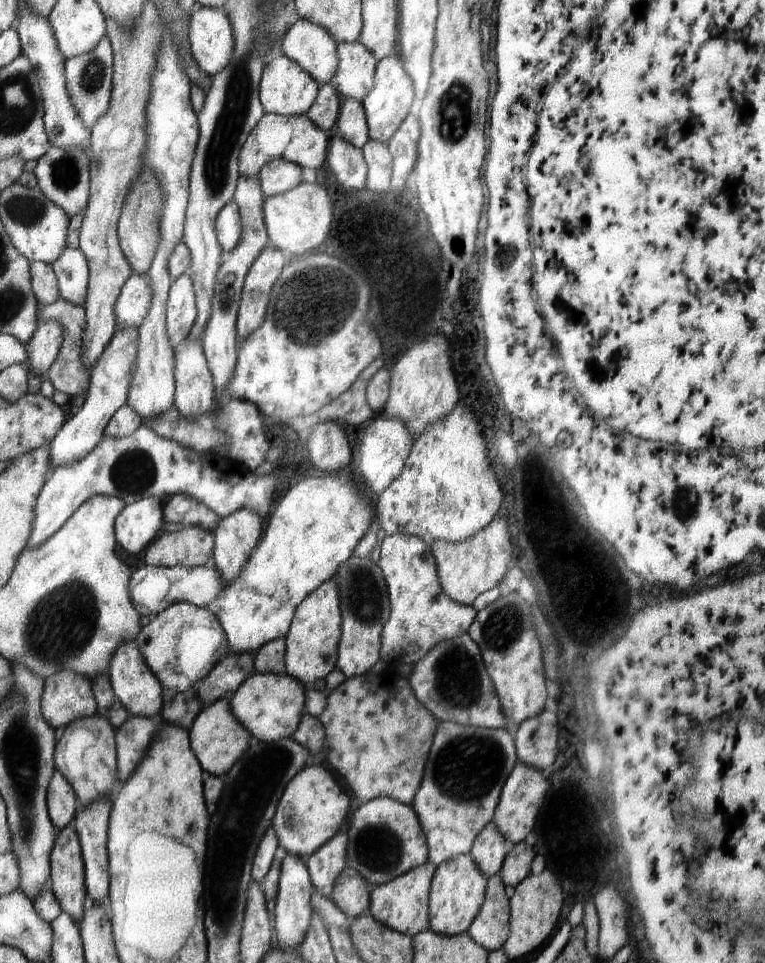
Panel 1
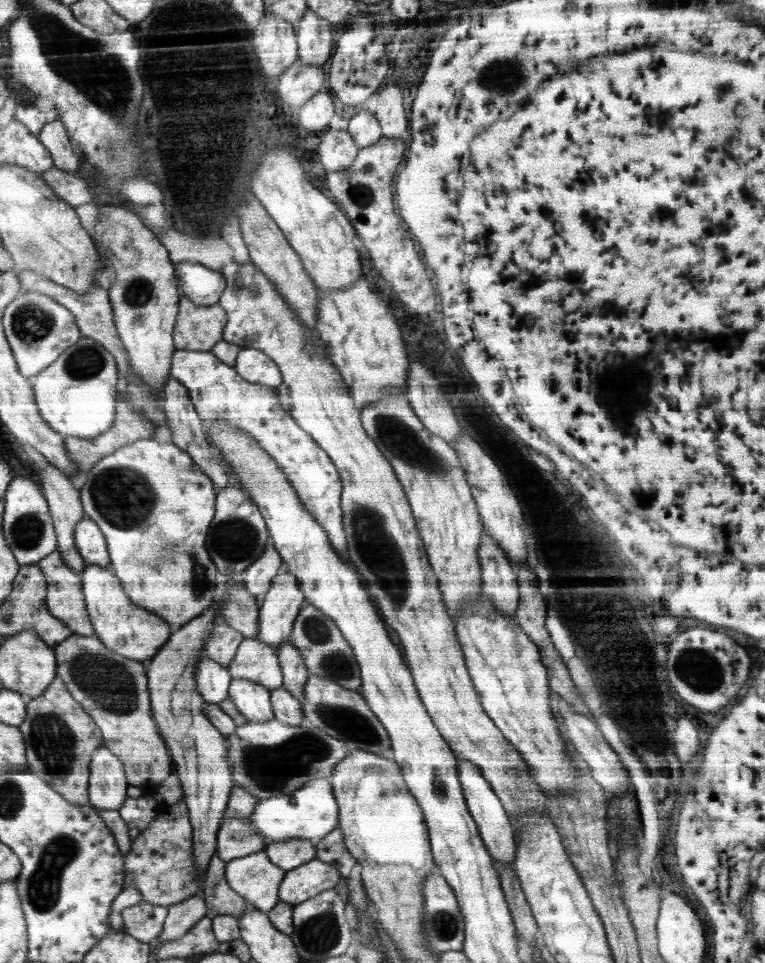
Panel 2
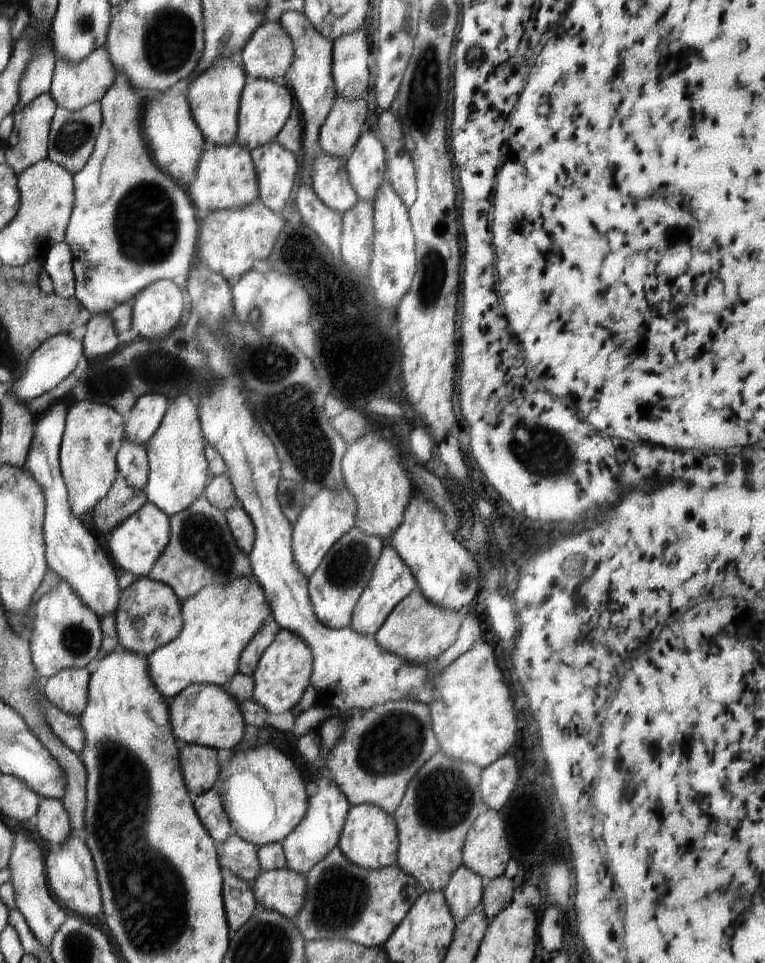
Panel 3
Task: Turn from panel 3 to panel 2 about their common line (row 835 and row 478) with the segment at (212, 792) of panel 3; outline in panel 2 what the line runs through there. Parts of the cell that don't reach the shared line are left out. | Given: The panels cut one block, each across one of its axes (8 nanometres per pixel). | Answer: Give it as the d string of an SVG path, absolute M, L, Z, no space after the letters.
M170 376L168 380L166 380L163 390L164 397L161 408L166 414L166 425L172 432L171 442L176 444L178 448L184 450L186 454L190 454L192 460L194 460L194 464L212 480L216 492L220 492L223 488L230 486L228 482L229 476L226 475L226 471L224 471L222 465L220 465L216 449L210 446L210 443L206 440L206 431L203 421L193 408L193 401L190 400L186 386Z

